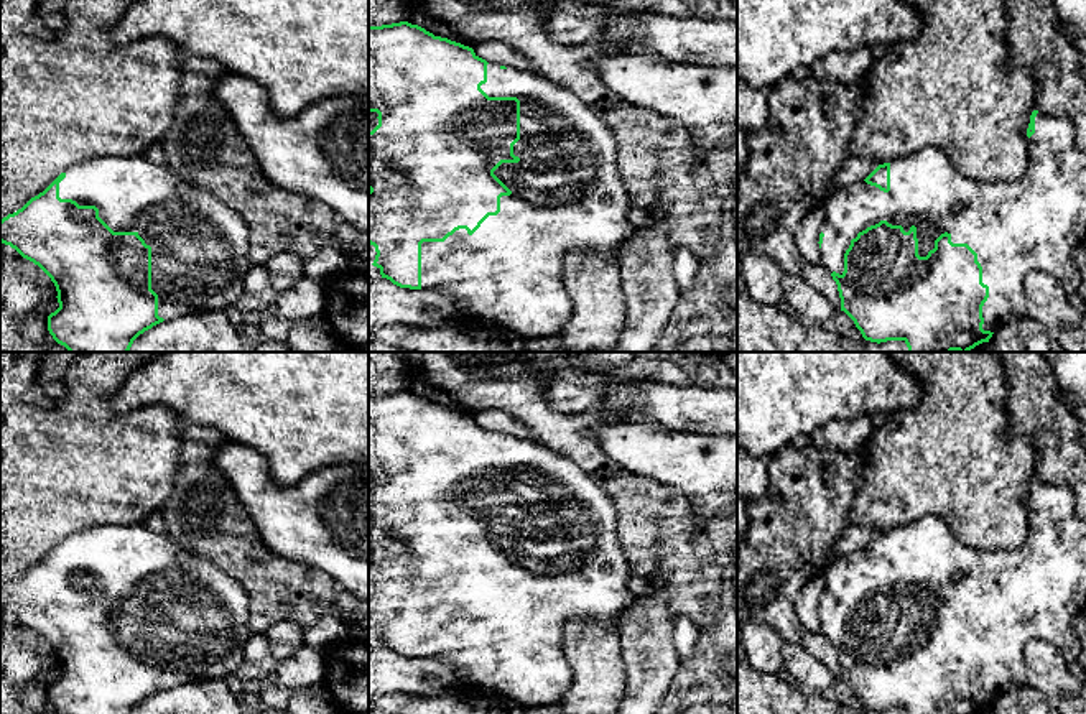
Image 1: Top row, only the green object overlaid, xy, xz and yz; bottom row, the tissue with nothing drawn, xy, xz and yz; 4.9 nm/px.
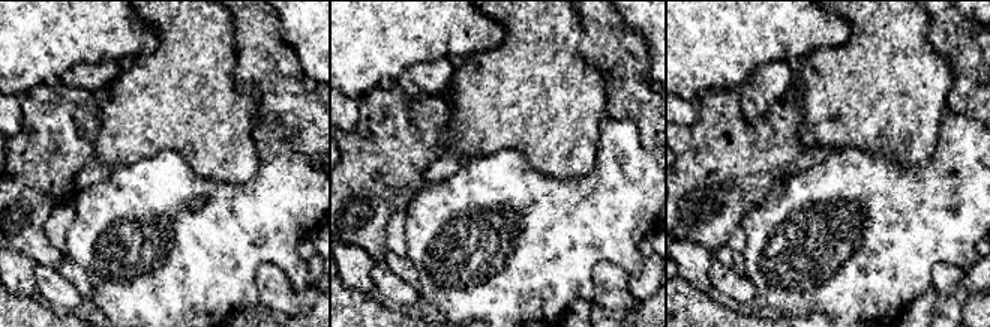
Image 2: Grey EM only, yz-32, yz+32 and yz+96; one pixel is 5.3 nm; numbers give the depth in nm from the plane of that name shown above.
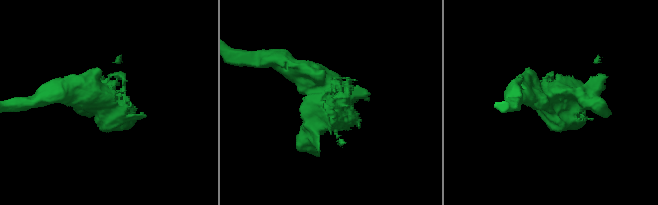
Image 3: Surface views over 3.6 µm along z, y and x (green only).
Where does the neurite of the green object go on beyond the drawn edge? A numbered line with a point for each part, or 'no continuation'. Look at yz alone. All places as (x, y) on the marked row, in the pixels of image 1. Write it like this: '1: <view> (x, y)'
1: yz (1035, 222)

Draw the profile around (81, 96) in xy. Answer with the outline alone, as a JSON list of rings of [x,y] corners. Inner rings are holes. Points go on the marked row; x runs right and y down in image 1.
[[[67,0],[51,41],[15,33],[0,38],[0,220],[43,192],[76,163],[102,156],[137,156],[163,140],[181,97],[181,51],[163,38],[117,43],[110,28],[135,0]]]

